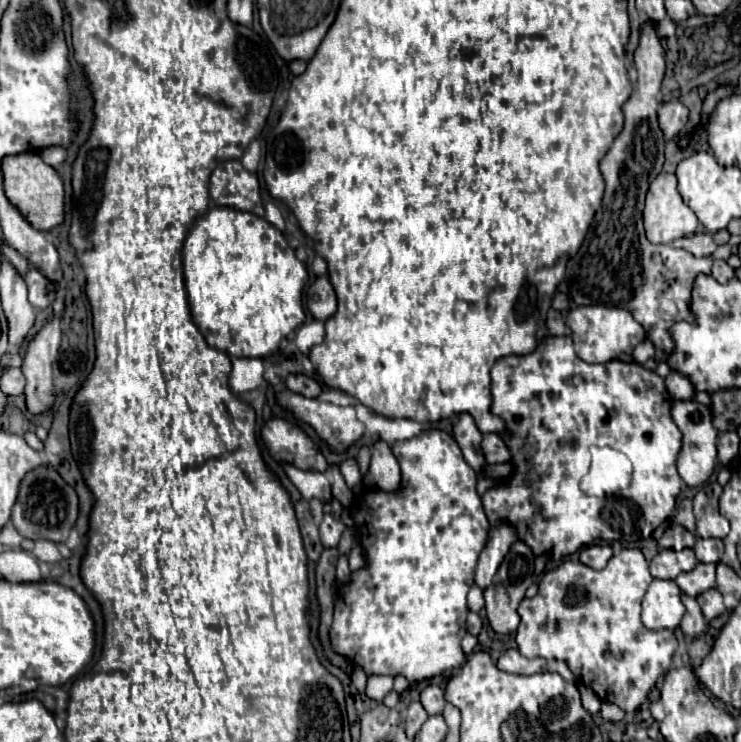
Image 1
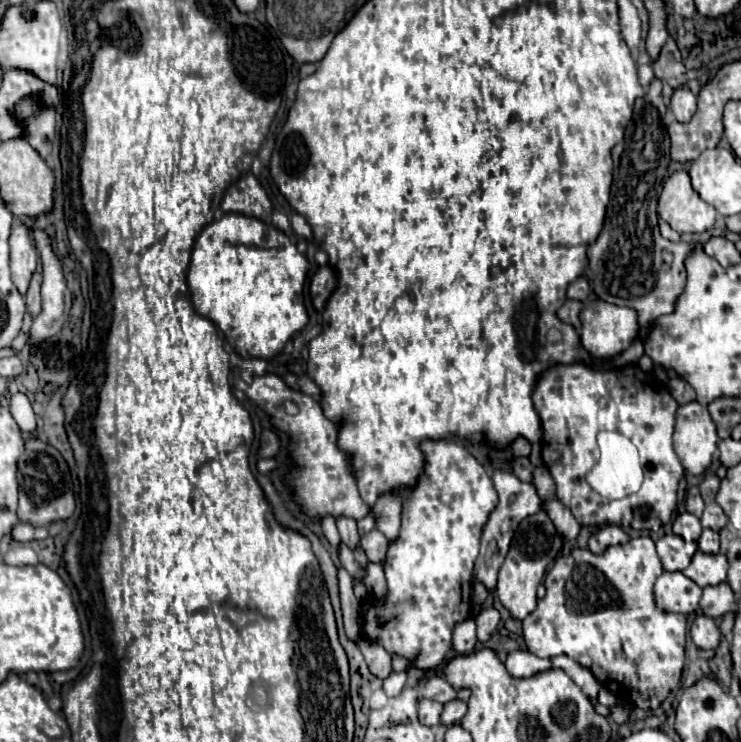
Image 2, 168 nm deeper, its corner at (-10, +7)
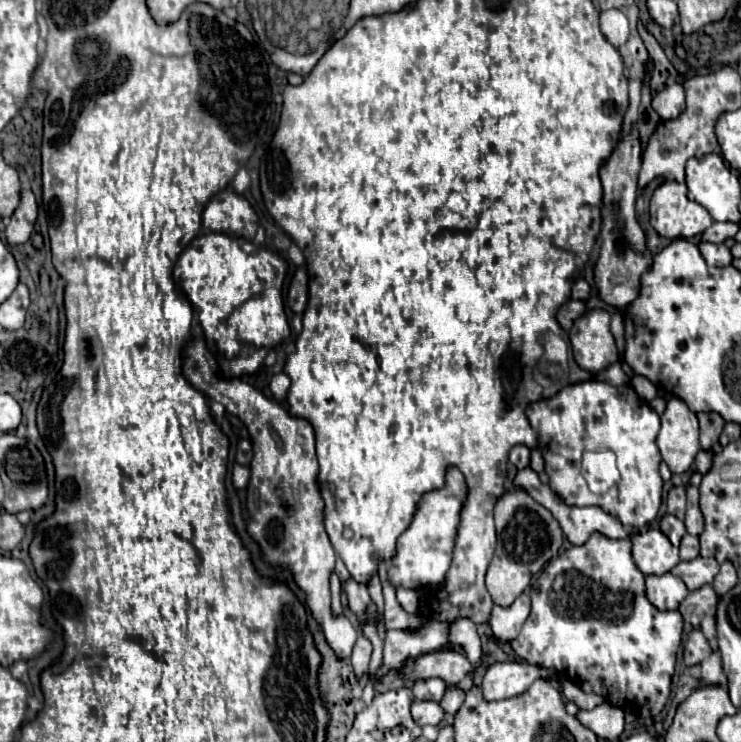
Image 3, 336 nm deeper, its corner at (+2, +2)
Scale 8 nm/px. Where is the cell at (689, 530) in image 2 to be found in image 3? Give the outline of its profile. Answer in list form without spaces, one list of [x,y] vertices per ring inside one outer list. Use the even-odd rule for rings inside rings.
[[[666,514],[666,516],[662,518],[660,528],[662,528],[662,532],[670,538],[670,542],[672,542],[674,546],[678,546],[680,540],[682,540],[682,536],[686,534],[686,526],[684,526],[684,522],[678,520],[678,518],[672,516],[672,514]]]

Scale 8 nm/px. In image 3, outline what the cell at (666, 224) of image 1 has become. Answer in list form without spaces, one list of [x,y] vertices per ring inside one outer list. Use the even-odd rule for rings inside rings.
[[[664,182],[650,200],[650,224],[664,238],[694,238],[702,234],[712,218],[706,208],[688,200],[686,186],[680,182]]]

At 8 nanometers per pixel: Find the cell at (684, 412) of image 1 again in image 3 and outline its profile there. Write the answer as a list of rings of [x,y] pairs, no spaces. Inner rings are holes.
[[[676,396],[666,404],[656,444],[672,474],[684,474],[700,450],[698,418]]]

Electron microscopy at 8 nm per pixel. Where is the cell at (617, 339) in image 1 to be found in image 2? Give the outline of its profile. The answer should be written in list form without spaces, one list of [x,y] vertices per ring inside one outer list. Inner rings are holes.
[[[592,301],[588,303],[582,313],[580,313],[580,321],[582,321],[582,345],[584,349],[602,361],[610,361],[612,357],[620,355],[622,351],[626,351],[630,347],[630,343],[634,341],[636,333],[638,333],[638,315],[634,309],[630,307],[616,307],[612,303],[606,301]]]

